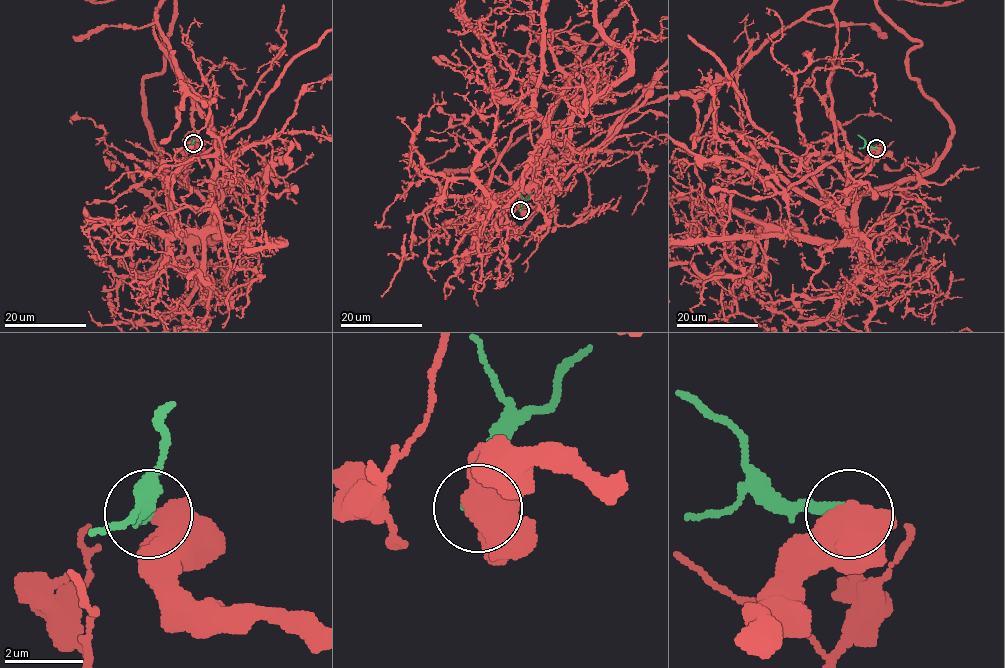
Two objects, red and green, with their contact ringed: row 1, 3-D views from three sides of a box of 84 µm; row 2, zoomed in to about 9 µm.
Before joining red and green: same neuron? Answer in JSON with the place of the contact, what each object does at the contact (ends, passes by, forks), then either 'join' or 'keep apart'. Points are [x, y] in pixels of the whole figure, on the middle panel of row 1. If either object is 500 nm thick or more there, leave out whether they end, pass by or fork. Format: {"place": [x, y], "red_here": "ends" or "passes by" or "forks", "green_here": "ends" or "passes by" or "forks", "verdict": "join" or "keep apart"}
{"place": [520, 210], "verdict": "keep apart"}

